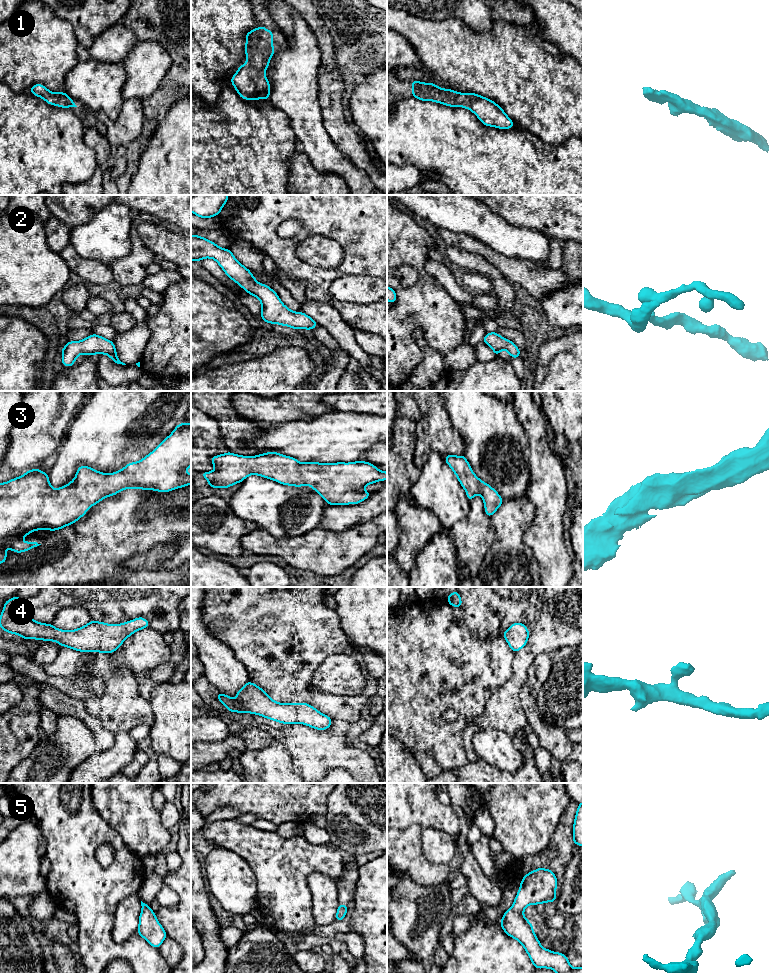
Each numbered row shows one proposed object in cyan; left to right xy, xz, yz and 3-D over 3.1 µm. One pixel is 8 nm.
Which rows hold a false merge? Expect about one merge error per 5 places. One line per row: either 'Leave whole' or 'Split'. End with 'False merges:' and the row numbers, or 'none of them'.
1: Leave whole
2: Leave whole
3: Leave whole
4: Leave whole
5: Leave whole
False merges: none of them

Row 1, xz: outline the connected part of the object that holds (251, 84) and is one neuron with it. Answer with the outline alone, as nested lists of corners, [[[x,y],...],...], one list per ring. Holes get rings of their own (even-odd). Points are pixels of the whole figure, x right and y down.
[[[260,26],[248,32],[245,38],[244,51],[247,63],[242,64],[231,77],[231,84],[242,99],[269,100],[270,84],[264,71],[268,68],[270,58],[275,53],[273,32]]]

